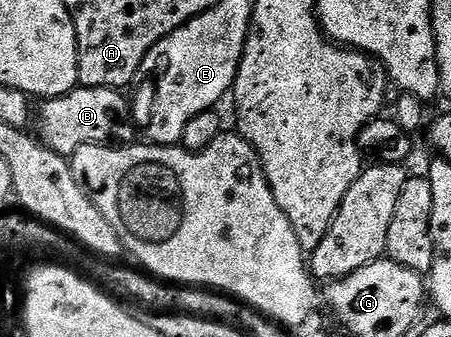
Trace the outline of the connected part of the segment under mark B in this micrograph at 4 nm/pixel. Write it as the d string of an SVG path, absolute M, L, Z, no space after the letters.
M76 86L66 95L47 99L35 111L36 134L47 149L71 157L83 145L129 145L134 142L135 124L130 100L120 90L111 87Z

